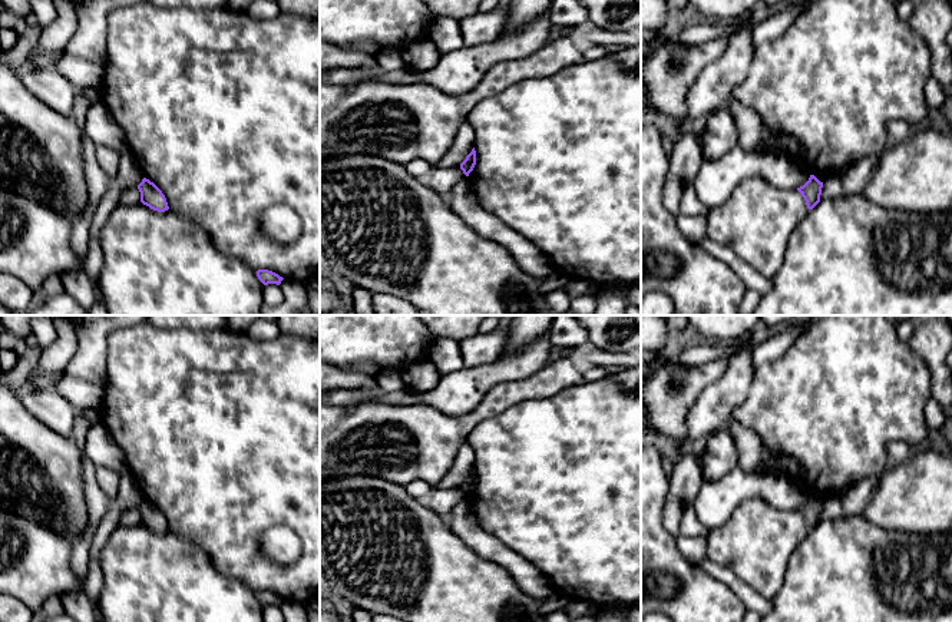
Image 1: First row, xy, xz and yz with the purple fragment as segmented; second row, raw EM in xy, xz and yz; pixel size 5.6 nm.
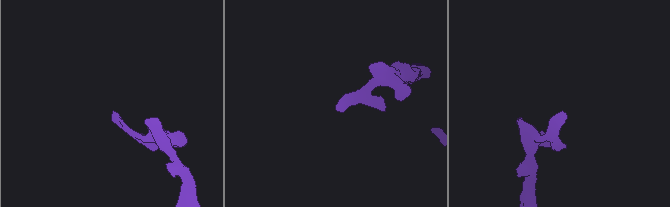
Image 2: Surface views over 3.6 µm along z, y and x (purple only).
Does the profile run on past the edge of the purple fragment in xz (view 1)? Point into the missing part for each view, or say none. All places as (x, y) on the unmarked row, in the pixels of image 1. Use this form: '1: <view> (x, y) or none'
1: none

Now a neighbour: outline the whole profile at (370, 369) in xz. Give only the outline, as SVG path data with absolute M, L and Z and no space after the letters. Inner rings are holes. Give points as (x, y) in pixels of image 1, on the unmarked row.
M366 361L357 365L347 365L347 367L343 367L343 370L364 373L371 377L377 377L383 371L380 365L370 361Z

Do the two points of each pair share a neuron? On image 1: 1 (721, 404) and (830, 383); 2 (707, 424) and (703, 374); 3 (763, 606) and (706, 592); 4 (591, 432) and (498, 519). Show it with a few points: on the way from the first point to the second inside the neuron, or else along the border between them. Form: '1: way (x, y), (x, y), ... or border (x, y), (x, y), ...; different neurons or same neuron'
1: border (754, 370), (750, 390), (734, 409), (733, 420); different neurons
2: border (727, 364), (727, 369), (704, 389), (686, 417); different neurons
3: border (716, 579), (723, 582), (746, 606); different neurons
4: way (568, 455), (528, 495), (521, 498); same neuron

